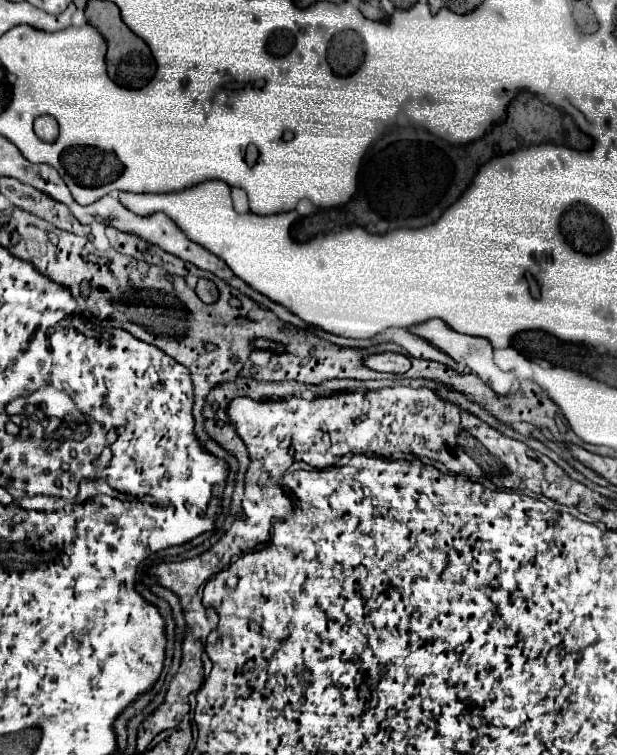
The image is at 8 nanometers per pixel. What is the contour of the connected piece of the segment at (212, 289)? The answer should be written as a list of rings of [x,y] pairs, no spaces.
[[[200,278],[200,280],[198,280],[198,284],[196,284],[196,294],[198,294],[198,298],[200,298],[204,304],[212,304],[212,302],[218,300],[218,290],[216,290],[216,286],[214,286],[210,280],[206,280],[206,278]]]

